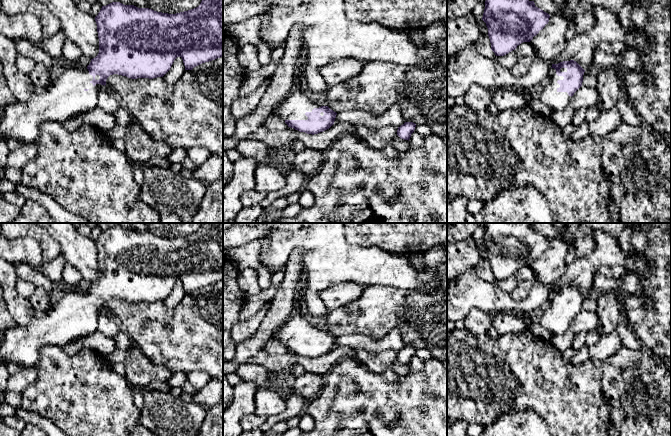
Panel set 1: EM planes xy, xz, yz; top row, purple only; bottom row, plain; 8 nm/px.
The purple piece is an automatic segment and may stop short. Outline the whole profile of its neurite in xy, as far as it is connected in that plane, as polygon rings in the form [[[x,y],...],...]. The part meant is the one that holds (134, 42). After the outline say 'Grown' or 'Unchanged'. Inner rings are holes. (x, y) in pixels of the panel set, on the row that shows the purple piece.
[[[202,0],[198,7],[176,14],[112,2],[102,6],[95,21],[99,38],[98,55],[91,59],[90,64],[85,68],[76,65],[67,69],[58,78],[52,79],[46,88],[35,90],[28,100],[15,100],[9,104],[0,119],[0,141],[9,139],[24,143],[37,141],[40,126],[44,122],[64,123],[73,116],[96,108],[97,94],[105,88],[106,80],[110,75],[118,74],[131,79],[153,79],[163,77],[177,57],[182,58],[185,70],[192,70],[202,63],[223,57],[223,0]]]. Grown

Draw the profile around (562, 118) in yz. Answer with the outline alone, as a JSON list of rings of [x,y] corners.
[[[568,106],[562,111],[552,111],[550,119],[560,128],[564,128],[566,125],[572,123],[575,116],[575,109]]]

